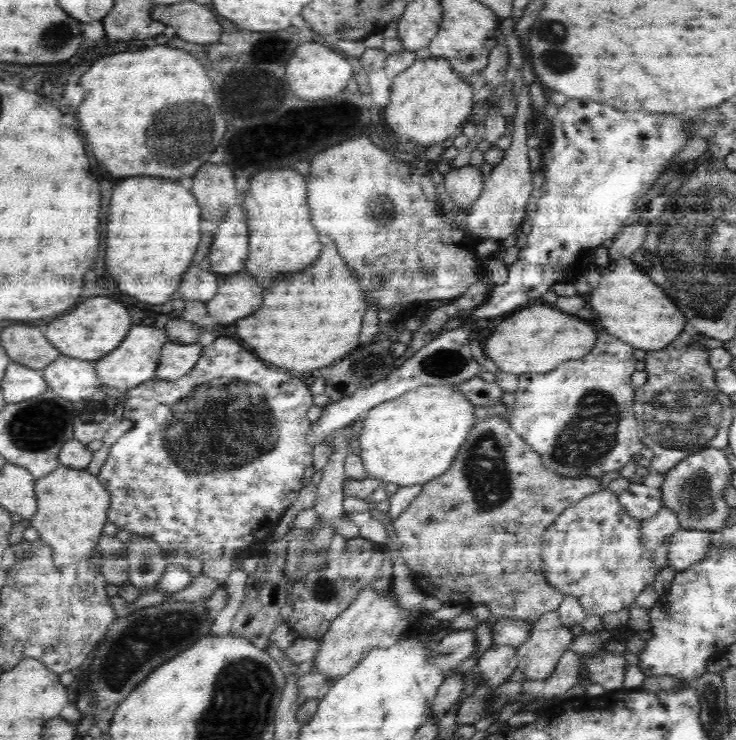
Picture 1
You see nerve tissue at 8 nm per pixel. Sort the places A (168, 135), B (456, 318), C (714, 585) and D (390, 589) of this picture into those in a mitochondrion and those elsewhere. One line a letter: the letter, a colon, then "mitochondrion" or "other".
A: mitochondrion
B: other
C: other
D: other

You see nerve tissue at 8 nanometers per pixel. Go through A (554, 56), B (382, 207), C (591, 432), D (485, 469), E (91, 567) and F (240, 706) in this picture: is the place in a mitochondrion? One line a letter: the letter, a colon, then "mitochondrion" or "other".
A: mitochondrion
B: mitochondrion
C: mitochondrion
D: mitochondrion
E: other
F: mitochondrion

